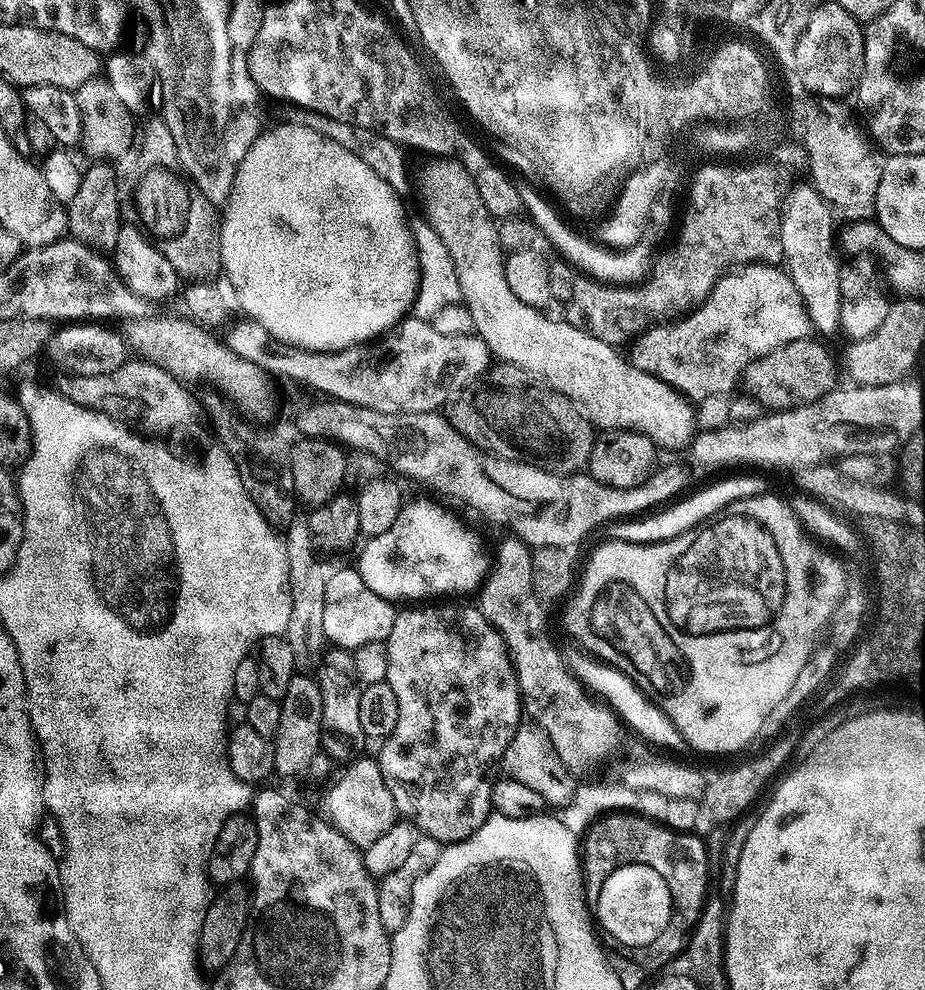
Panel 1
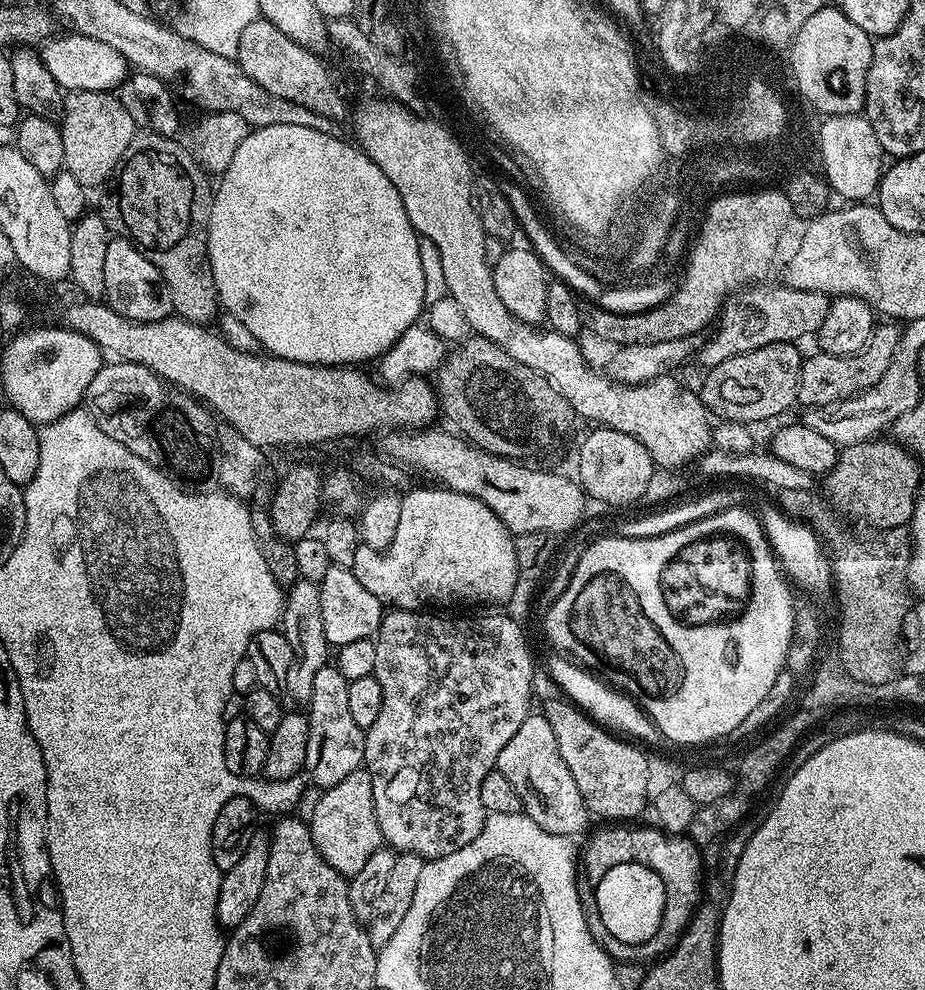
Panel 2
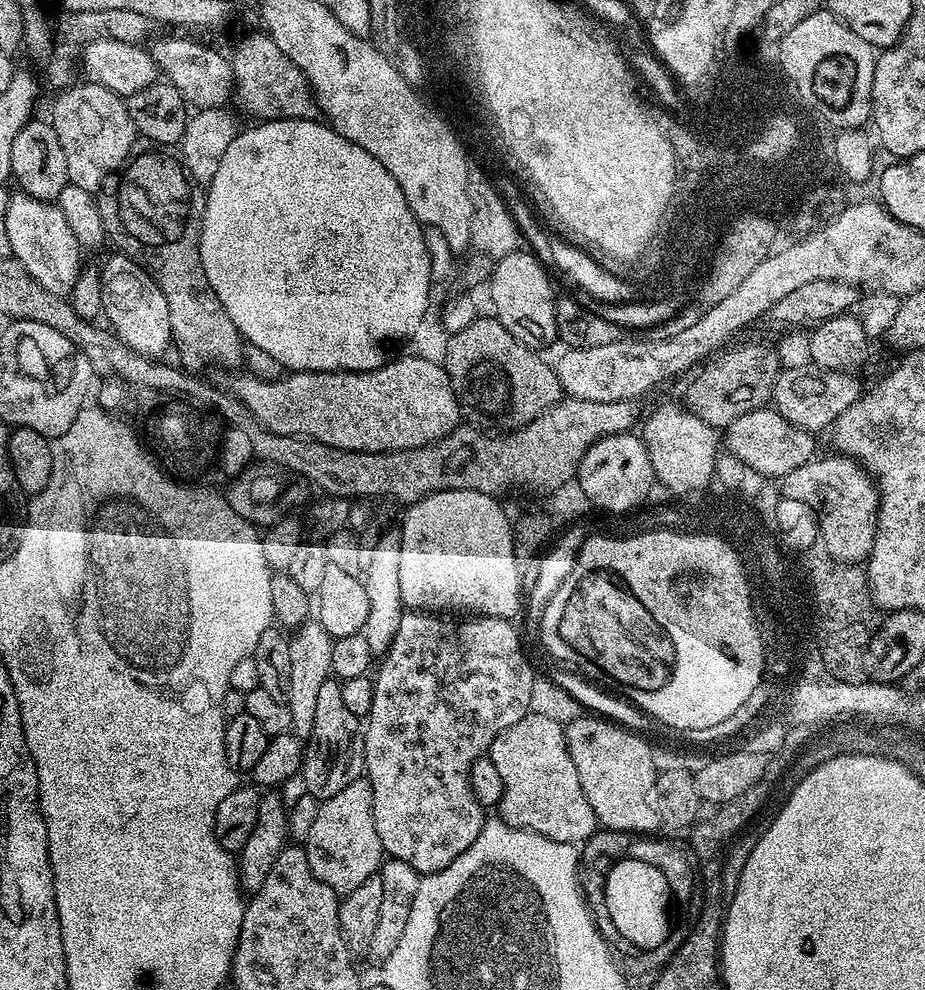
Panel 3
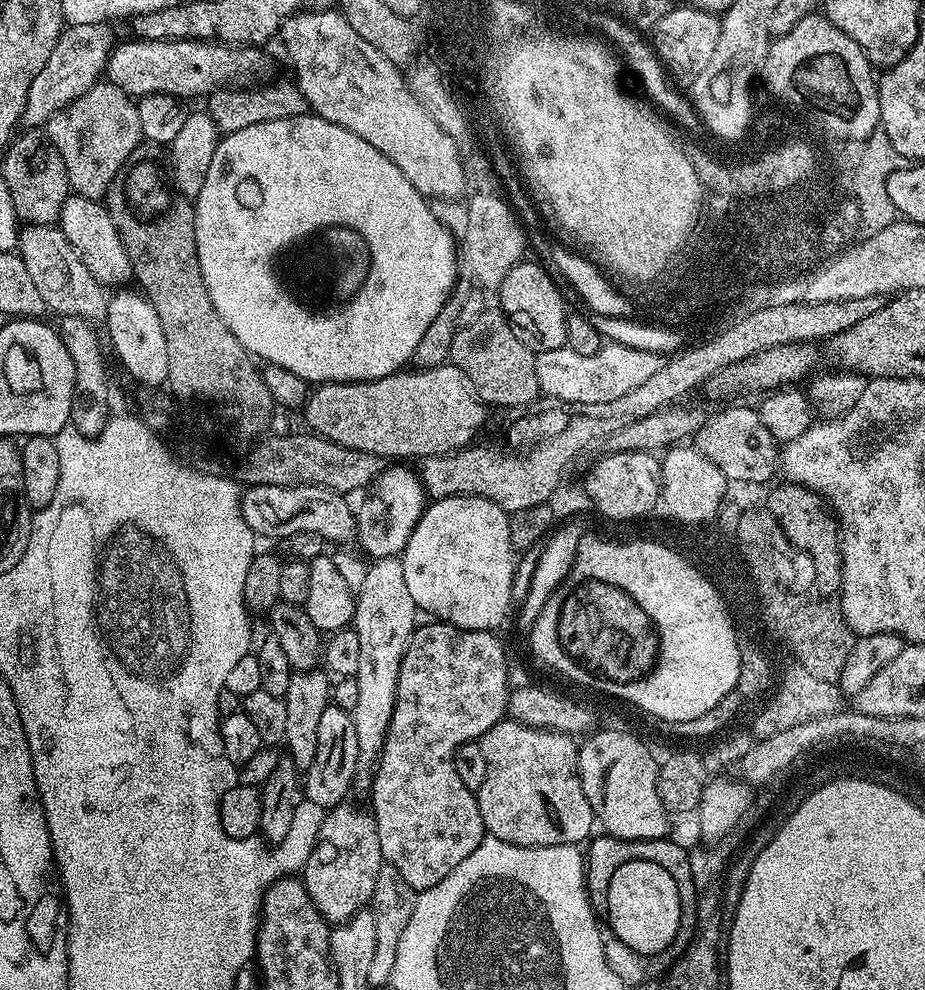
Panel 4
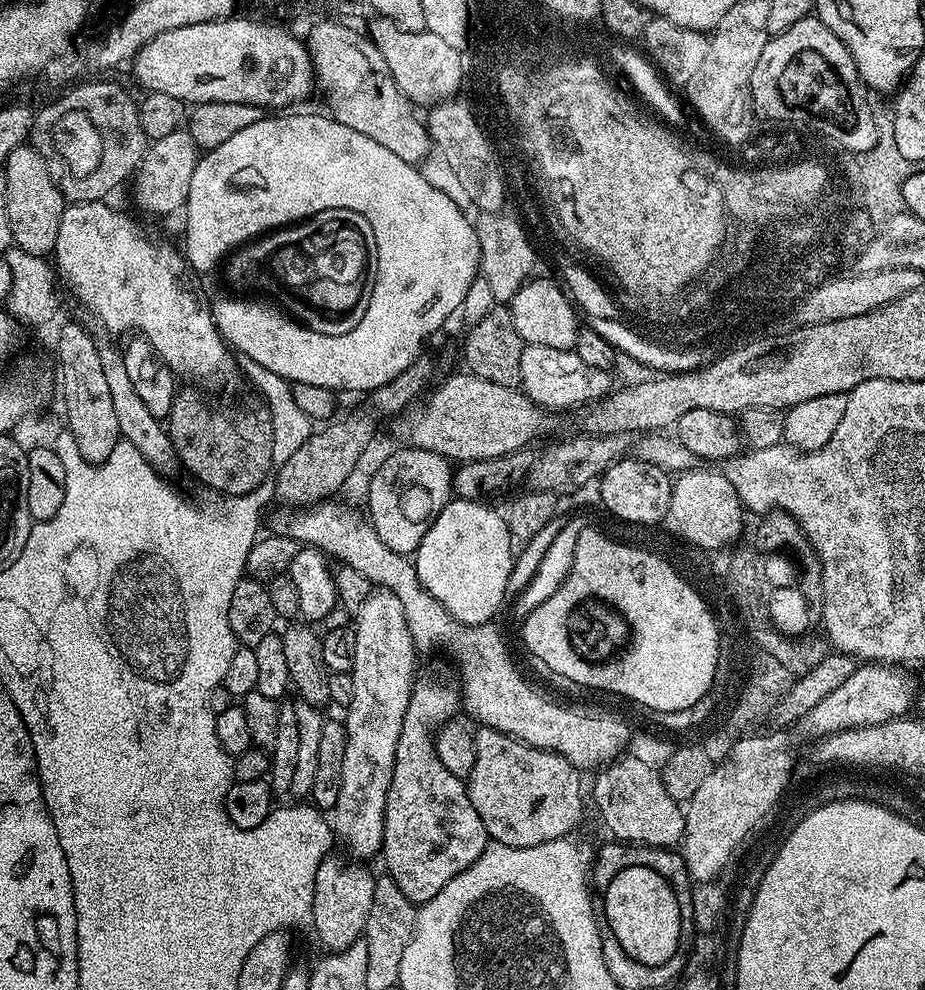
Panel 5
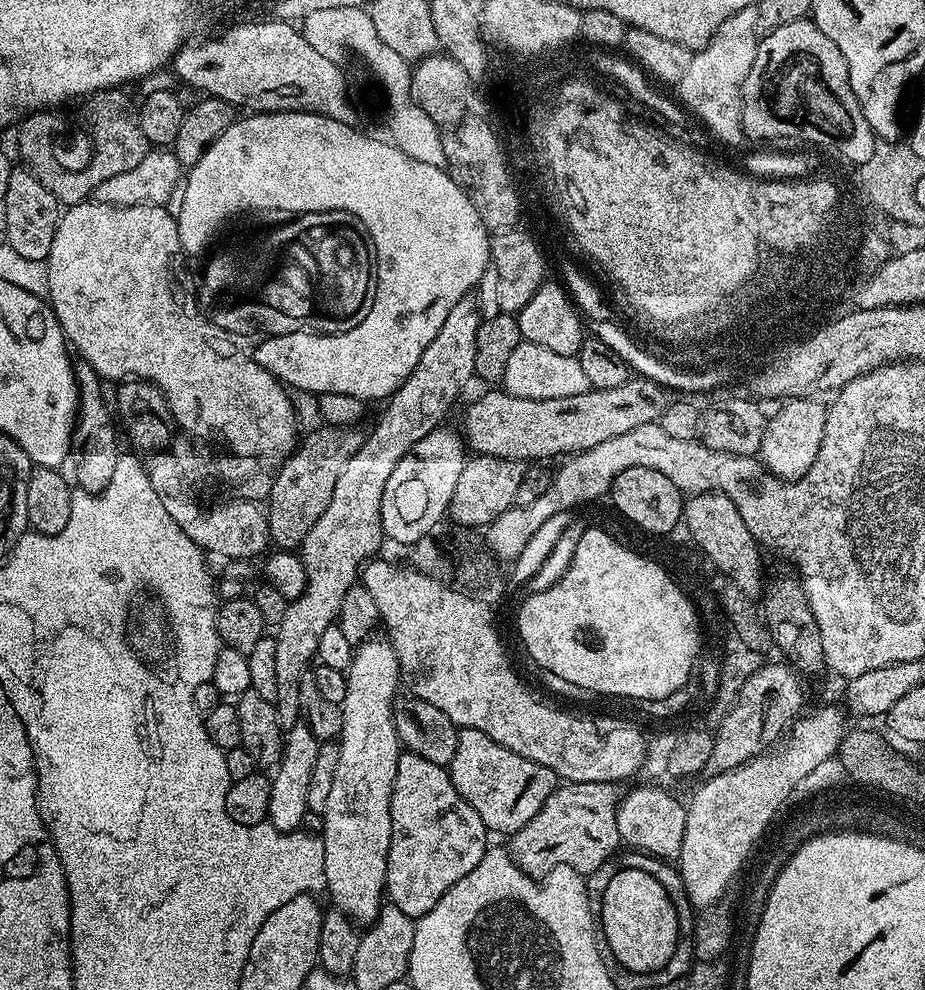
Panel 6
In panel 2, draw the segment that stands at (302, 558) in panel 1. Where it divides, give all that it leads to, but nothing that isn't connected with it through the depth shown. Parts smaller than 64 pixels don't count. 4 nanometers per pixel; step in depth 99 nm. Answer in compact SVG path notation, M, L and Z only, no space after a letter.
M299 579L287 589L282 613L282 631L286 642L290 642L292 651L292 665L290 671L286 673L286 693L300 702L307 702L314 690L314 677L330 660L330 646L326 642L326 634L322 634L322 602L319 584Z

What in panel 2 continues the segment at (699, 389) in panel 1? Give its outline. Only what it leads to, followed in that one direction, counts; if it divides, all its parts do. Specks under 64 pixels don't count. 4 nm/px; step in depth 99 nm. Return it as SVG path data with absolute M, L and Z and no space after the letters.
M748 286L737 290L724 301L711 329L712 337L698 348L698 356L700 352L705 365L711 366L731 356L770 346L774 342L796 342L799 341L799 336L804 336L807 332L808 335L814 334L822 326L822 318L826 318L830 303L829 297L823 292L807 292L787 286L760 287L764 286Z

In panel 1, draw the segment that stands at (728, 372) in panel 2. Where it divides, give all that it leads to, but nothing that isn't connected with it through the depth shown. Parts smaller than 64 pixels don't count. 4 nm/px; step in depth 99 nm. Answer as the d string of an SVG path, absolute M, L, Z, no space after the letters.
M815 339L792 340L788 344L778 346L778 350L770 350L762 358L750 361L742 371L742 381L744 380L743 391L747 393L764 410L772 412L784 412L787 408L797 408L803 404L809 404L832 390L832 360L828 357L828 352L820 344L815 344Z

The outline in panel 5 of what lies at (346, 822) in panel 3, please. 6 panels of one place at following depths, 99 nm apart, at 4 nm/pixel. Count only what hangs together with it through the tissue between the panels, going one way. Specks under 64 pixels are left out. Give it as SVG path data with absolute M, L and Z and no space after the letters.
M335 854L325 856L314 878L310 928L316 931L317 938L325 944L328 952L346 950L346 946L363 937L366 918L370 918L370 902L374 898L376 885L376 876L368 866L347 868L344 865L345 857L341 856L335 856Z

